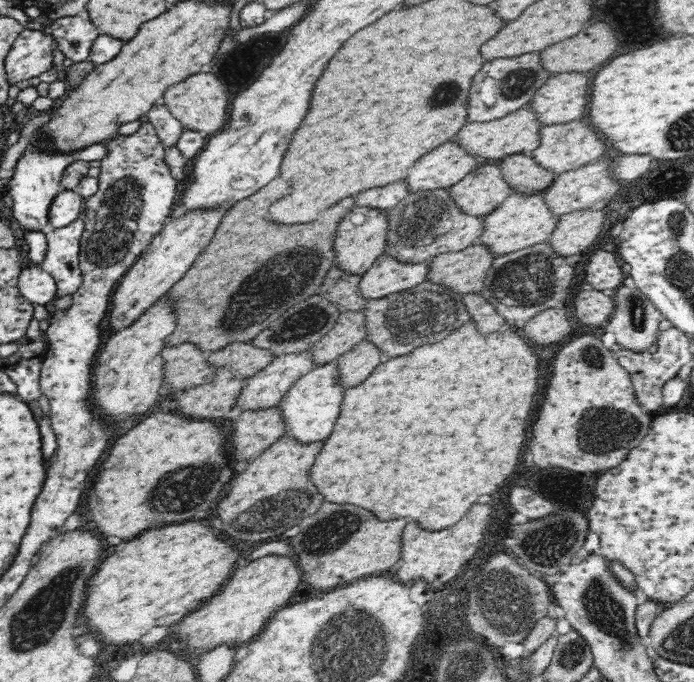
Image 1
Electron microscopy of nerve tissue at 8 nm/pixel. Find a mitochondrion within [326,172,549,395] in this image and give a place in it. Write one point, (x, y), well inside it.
(422, 314)

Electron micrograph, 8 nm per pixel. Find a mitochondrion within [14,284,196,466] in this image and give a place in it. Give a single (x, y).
(87, 444)

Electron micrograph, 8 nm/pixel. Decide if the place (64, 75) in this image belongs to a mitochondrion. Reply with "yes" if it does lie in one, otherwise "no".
no

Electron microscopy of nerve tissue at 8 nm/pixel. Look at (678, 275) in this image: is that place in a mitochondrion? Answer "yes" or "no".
yes

